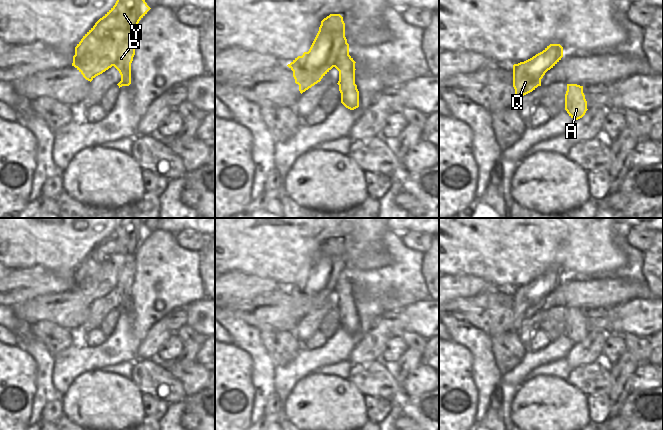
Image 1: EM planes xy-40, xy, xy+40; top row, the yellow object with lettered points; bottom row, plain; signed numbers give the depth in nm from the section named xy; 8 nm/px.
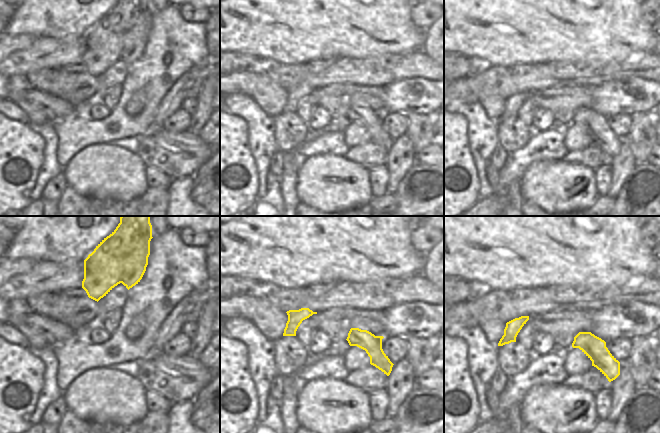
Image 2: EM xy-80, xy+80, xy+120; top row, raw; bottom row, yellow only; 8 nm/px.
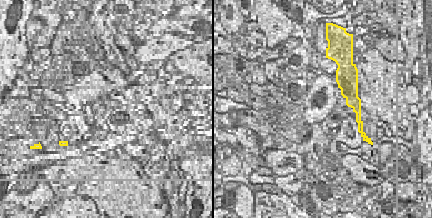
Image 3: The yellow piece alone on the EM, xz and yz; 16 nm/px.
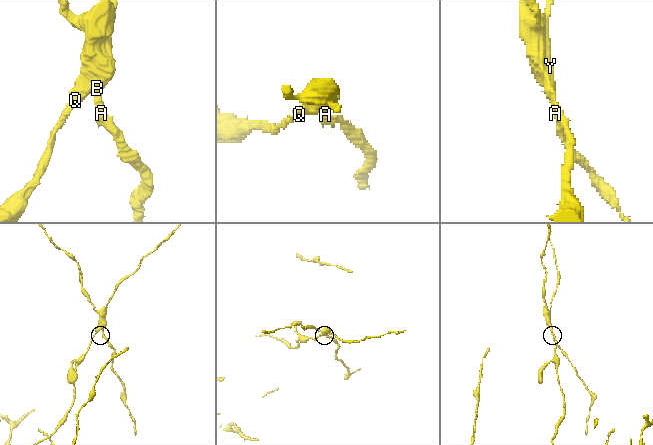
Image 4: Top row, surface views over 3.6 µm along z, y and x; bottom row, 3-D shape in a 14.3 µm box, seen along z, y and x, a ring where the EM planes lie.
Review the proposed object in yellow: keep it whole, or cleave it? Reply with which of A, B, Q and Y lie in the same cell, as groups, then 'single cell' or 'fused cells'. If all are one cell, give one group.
groups A / B Q Y; fused cells

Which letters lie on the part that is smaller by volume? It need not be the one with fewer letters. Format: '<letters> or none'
A

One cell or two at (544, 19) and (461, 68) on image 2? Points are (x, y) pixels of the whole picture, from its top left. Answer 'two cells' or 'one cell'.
two cells

